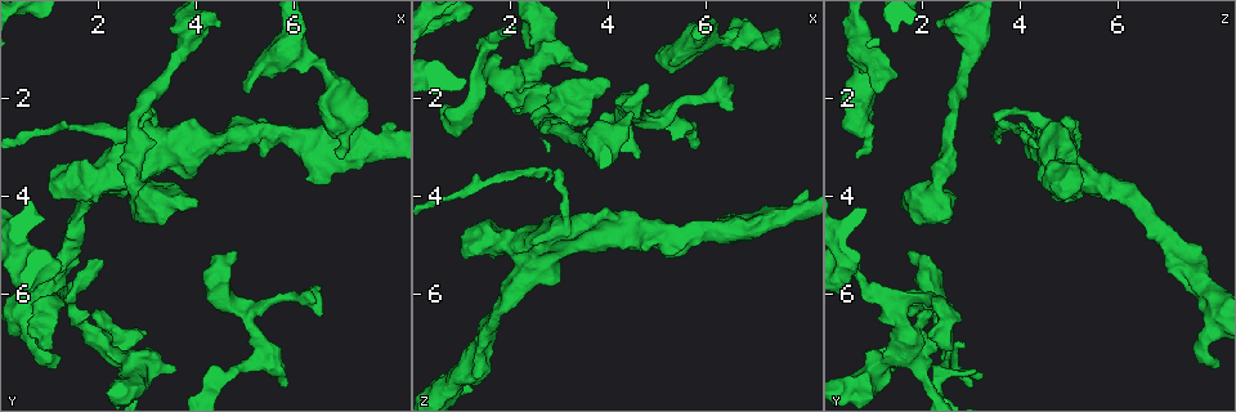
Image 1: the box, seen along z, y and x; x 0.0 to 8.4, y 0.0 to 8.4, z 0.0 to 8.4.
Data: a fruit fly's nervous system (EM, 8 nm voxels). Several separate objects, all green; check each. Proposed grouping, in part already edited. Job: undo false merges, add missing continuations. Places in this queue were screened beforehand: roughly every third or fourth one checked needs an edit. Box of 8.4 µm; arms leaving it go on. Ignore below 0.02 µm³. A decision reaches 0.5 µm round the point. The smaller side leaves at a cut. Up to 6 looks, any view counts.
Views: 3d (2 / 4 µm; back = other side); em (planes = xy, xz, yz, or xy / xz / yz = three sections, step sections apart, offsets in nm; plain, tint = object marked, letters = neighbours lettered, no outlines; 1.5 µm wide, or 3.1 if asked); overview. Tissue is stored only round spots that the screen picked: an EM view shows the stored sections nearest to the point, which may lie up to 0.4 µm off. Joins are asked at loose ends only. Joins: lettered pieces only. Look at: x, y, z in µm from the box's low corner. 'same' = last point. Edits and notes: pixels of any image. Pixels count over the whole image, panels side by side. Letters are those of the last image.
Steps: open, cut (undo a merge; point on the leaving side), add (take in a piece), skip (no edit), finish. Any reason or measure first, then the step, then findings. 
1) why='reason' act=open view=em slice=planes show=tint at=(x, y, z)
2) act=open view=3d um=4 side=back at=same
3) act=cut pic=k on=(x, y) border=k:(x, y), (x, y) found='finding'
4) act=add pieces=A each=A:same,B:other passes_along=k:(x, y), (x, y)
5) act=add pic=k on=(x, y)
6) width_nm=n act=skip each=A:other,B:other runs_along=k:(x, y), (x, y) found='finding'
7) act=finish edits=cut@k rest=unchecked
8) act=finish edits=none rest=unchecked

why='free end' act=open view=em slice=xy step=8 show=letters at=(5.00, 1.85, 1.10)

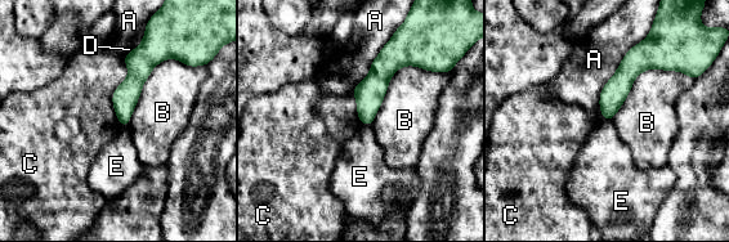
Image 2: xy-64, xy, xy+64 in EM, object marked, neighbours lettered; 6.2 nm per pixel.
why='cut it another way' act=open view=em slice=planes show=letters at=same

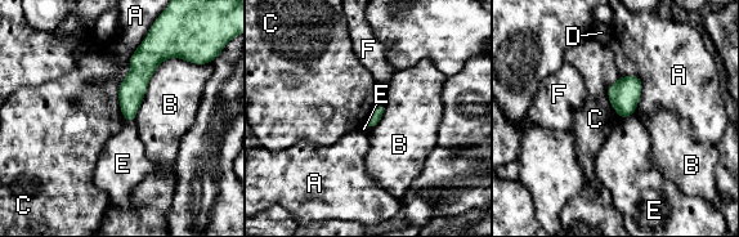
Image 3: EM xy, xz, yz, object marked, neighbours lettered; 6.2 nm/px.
longest_contact=B:550nm act=skip each=A:other,B:other,C:other,D:other,E:other,F:other border=3:(129, 62), (119, 86), (125, 121) found='no lettered piece goes on from it'

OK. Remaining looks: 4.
why='thick end' act=open view=em slice=xy step=8 show=tint at=(6.95, 3.20, 0.70)

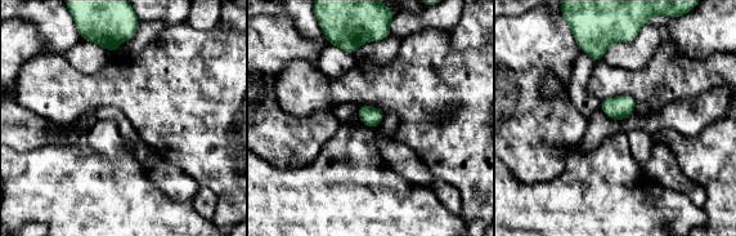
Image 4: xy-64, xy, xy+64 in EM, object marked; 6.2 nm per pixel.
act=open view=em slice=planes show=letters at=same

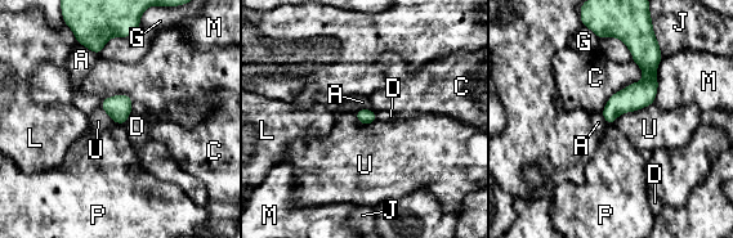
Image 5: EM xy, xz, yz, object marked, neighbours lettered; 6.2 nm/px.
act=skip each=A:other,C:other,D:other,G:other,J:other,L:other,M:other,P:other,U:other border=5:(655, 102), (622, 112), (612, 124) found='none of them fits'

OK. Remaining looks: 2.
why='an open end' act=open view=3d um=4 side=back at=(4.65, 7.65, 3.25)

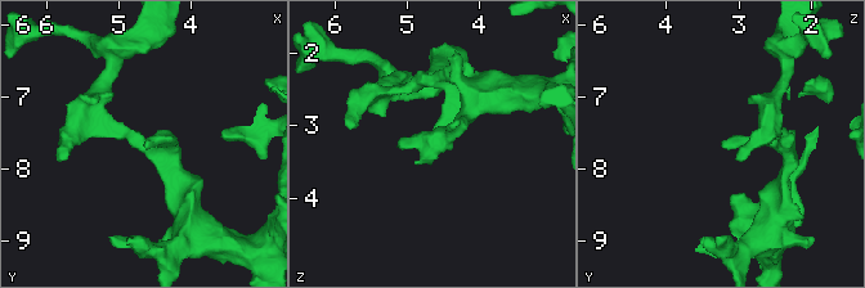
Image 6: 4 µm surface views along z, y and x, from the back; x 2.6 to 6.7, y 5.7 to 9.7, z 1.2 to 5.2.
act=open view=em slice=planes show=letters at=(4.65, 7.70, 3.20)

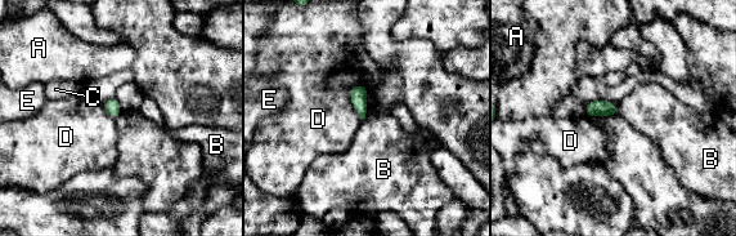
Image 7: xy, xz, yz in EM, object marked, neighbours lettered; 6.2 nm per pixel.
act=skip each=A:other,B:other,C:other,D:other,E:other border=7:(616, 105), (619, 114) found='no lettered piece goes on from it'

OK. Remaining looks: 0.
act=finish edits=none rest=unchecked

